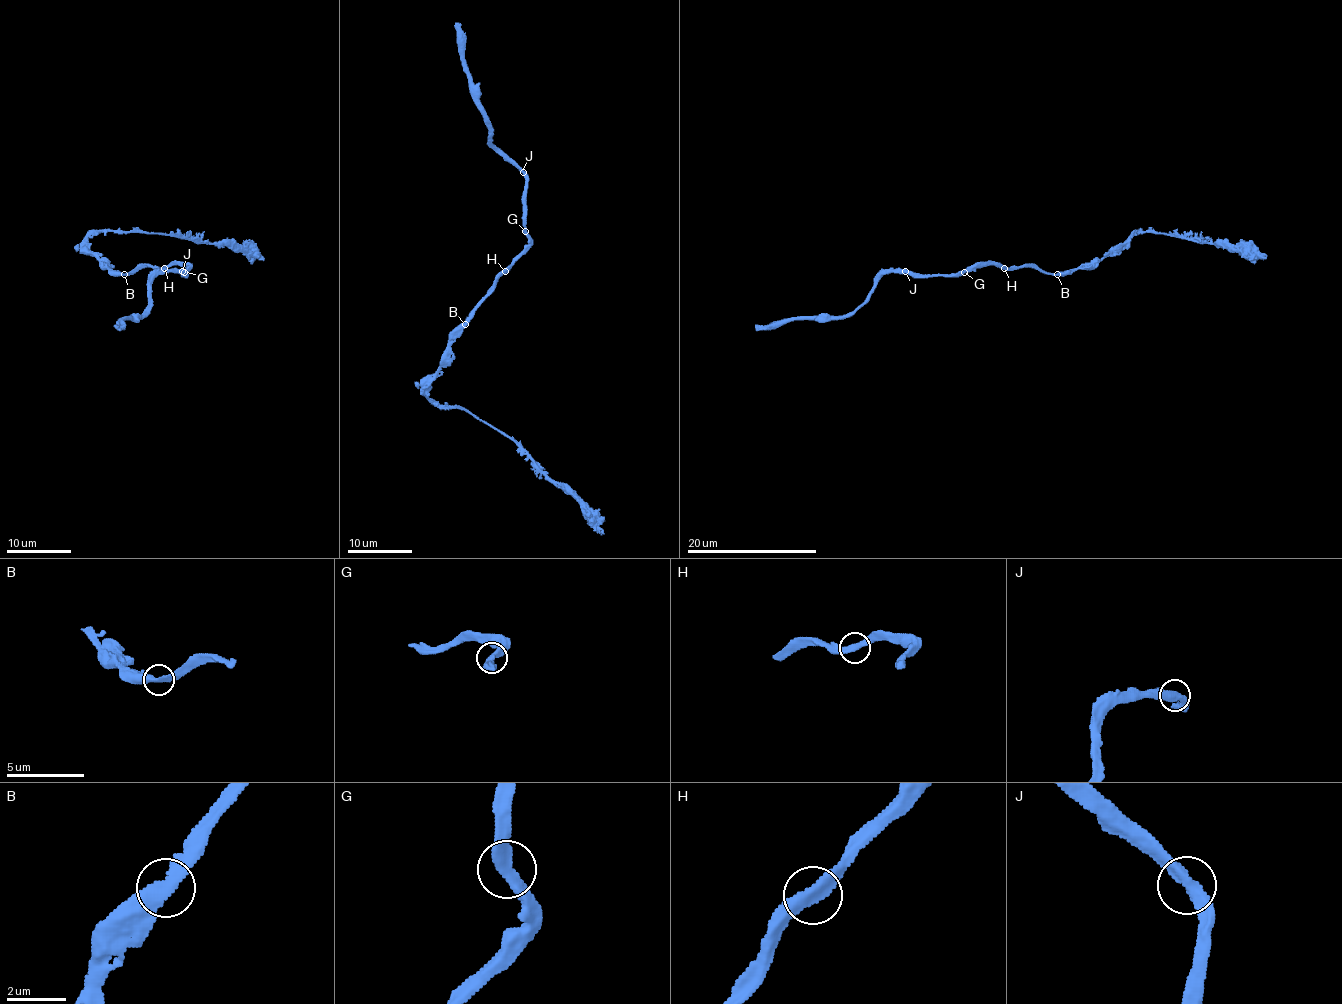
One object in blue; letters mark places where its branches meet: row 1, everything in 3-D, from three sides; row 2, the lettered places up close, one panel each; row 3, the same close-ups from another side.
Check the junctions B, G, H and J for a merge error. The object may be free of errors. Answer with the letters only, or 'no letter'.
no letter

